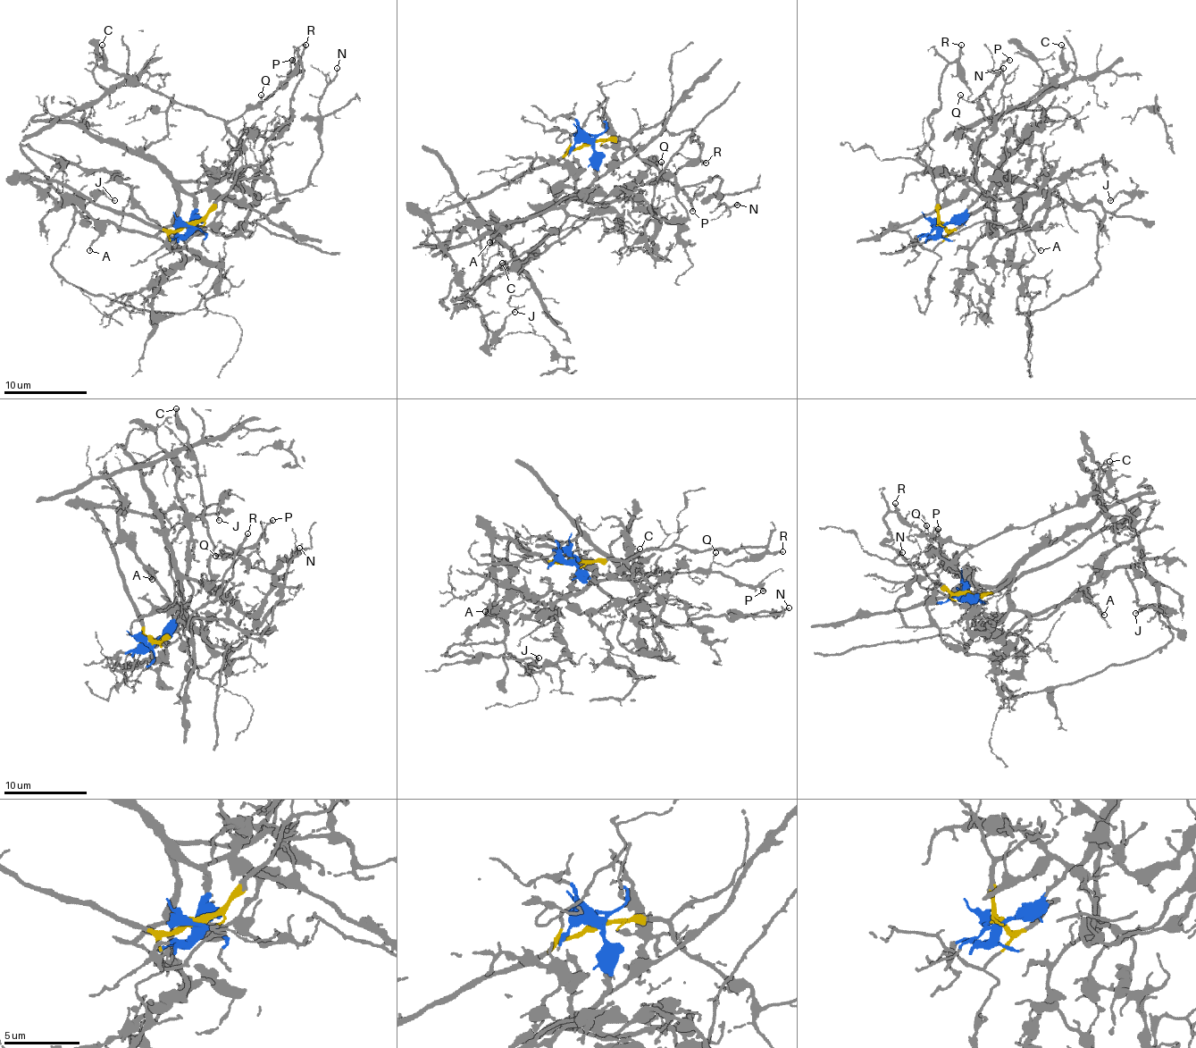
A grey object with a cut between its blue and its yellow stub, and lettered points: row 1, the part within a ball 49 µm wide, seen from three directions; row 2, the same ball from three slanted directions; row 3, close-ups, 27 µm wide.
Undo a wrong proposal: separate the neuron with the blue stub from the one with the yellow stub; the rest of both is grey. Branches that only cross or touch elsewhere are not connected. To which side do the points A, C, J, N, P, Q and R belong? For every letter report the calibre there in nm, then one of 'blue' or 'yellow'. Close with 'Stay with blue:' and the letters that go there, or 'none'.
A: calibre 140 nm; blue
C: calibre 160 nm; blue
J: calibre 100 nm; yellow
N: calibre 150 nm; yellow
P: calibre 200 nm; blue
Q: calibre 90 nm; blue
R: calibre 170 nm; yellow
Stay with blue: A, C, P, Q

